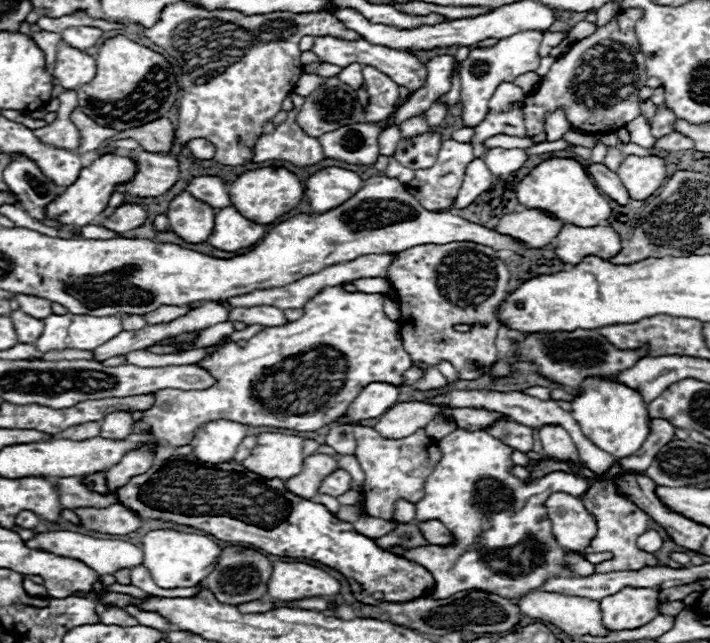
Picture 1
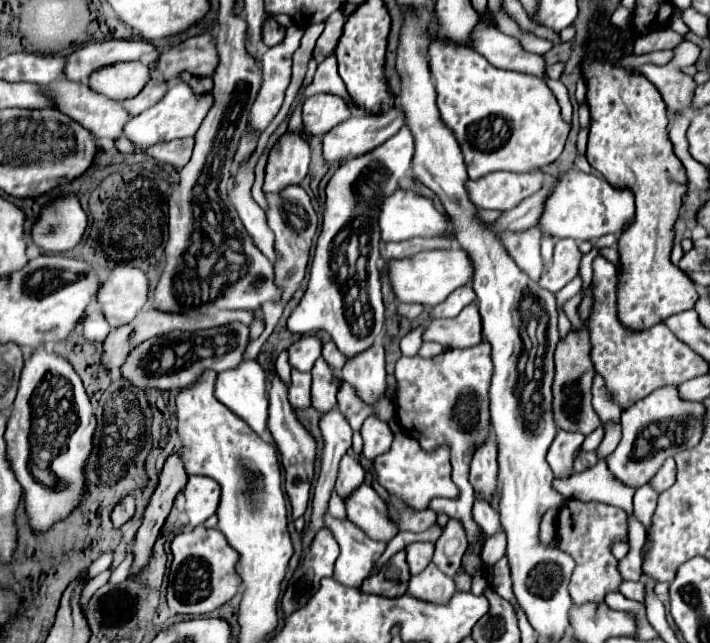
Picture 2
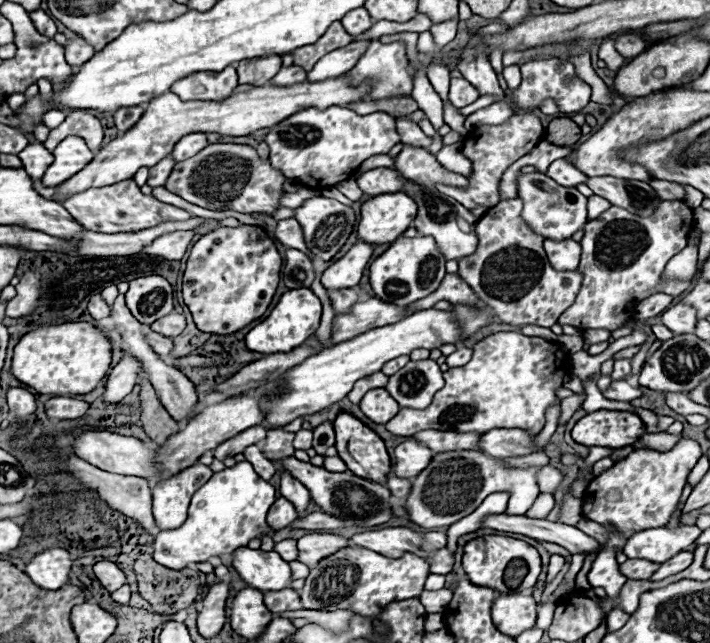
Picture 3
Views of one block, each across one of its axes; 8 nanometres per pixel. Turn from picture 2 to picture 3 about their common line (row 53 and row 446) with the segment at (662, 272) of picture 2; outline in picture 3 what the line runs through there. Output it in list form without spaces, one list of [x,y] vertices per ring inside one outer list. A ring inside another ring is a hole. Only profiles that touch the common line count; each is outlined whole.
[[[598,410],[576,422],[572,428],[572,438],[584,446],[622,448],[634,444],[644,432],[644,422],[632,412]]]

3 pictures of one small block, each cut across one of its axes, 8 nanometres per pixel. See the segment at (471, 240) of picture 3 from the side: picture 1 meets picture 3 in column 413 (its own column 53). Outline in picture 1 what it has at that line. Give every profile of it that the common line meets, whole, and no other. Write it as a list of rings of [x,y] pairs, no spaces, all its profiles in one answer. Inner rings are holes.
[[[12,154],[10,164],[4,168],[4,182],[8,190],[20,198],[22,208],[38,222],[48,222],[44,216],[46,204],[64,192],[64,188],[46,178],[30,158],[20,154]]]

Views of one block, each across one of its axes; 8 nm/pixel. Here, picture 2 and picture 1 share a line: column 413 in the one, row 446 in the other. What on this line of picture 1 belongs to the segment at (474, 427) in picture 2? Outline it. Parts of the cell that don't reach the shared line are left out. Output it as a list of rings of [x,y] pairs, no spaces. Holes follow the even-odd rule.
[[[356,426],[356,458],[366,474],[364,480],[364,502],[366,502],[366,514],[392,520],[394,502],[398,498],[418,502],[424,496],[424,482],[432,474],[434,466],[440,460],[440,448],[432,438],[426,436],[424,430],[414,432],[412,436],[400,438],[400,440],[386,440],[382,438],[374,428],[370,426]]]

